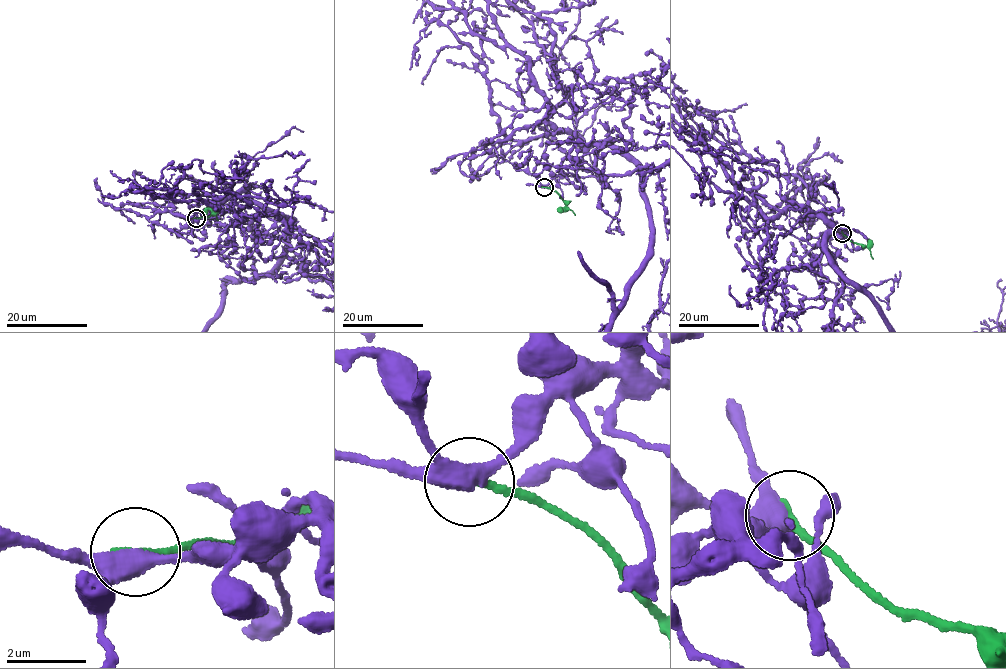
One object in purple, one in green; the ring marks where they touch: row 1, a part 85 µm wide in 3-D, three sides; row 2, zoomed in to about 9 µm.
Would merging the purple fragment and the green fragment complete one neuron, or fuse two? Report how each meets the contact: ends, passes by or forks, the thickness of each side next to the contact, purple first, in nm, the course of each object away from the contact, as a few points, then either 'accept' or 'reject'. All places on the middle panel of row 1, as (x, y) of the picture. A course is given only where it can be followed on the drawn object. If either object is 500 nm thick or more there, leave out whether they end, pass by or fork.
purple forks there; green ends there; 380 nm thick on the purple side, 190 nm on the other; purple runs (544, 187), (602, 147), (636, 166), (652, 243), (616, 309), (544, 183), (542, 115), (435, 37); green runs (544, 187), (559, 195), (575, 215); reject

